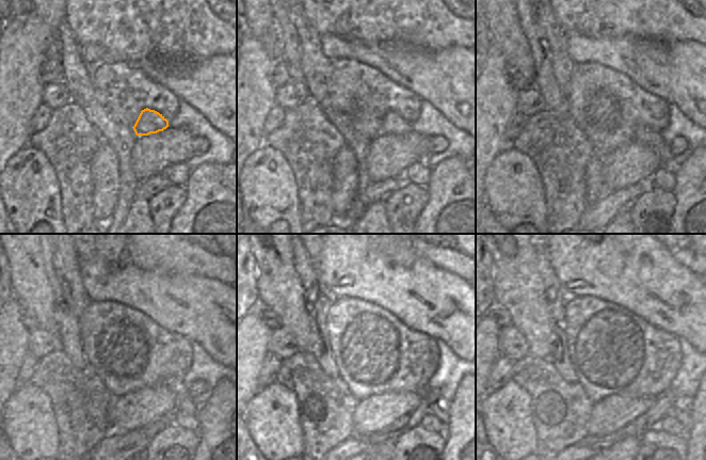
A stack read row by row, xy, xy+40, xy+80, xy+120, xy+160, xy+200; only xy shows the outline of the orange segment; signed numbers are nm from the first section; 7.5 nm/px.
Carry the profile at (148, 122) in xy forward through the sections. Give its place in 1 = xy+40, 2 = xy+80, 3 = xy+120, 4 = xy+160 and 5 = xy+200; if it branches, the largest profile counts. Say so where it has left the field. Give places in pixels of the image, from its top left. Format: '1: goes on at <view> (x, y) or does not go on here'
1: goes on at xy+40 (391, 123)
2: goes on at xy+80 (642, 135)
3: goes on at xy+120 (183, 402)
4: goes on at xy+160 (440, 411)
5: goes on at xy+200 (682, 414)

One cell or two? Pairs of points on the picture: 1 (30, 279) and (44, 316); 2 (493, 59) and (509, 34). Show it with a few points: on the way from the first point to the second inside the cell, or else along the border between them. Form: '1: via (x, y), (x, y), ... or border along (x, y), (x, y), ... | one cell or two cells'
1: via (31, 288), (44, 306) | one cell
2: border along (491, 43), (502, 53), (508, 66) | two cells

